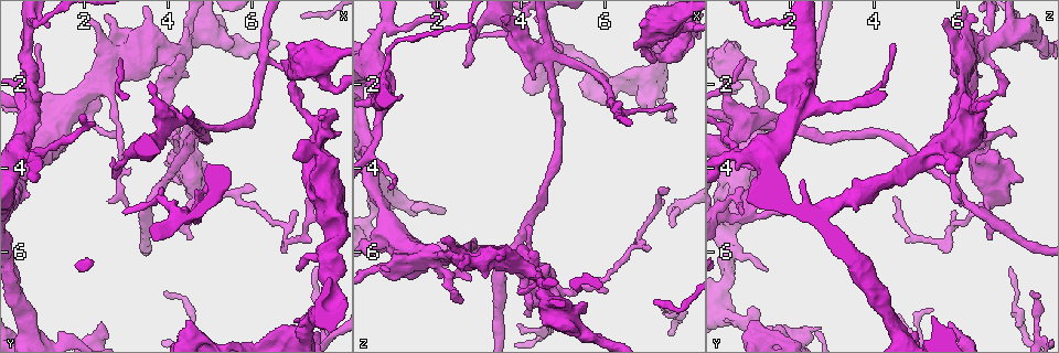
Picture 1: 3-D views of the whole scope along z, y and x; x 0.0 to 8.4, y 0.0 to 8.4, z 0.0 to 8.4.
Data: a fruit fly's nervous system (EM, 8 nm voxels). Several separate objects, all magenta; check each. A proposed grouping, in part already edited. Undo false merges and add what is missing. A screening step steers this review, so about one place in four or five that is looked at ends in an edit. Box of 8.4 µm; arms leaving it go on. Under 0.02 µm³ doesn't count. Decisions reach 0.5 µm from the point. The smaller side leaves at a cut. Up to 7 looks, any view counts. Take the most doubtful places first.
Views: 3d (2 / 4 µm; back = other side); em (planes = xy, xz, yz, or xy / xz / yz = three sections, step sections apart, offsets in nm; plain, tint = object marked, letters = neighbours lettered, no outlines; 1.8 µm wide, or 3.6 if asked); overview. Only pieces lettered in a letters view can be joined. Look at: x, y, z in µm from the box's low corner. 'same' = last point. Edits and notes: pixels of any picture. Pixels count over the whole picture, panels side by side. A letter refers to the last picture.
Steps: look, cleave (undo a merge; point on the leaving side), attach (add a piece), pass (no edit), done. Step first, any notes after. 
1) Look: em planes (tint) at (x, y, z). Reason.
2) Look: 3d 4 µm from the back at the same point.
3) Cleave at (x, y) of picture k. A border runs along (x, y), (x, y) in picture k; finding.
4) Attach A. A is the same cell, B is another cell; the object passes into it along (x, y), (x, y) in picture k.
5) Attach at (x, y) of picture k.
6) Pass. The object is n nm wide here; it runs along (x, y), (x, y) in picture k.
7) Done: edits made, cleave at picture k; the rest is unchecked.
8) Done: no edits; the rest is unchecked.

Look: em planes (letters) at (4.45, 2.90, 1.20). A fork.

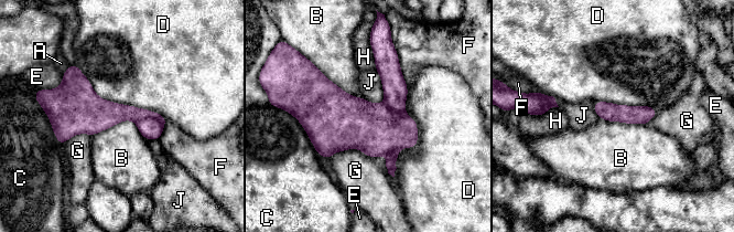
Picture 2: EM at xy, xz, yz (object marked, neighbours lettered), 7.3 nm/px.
Cleave at (151, 128) of picture 2. A, B, C, D, E, F, G, H and J are other cells; a border runs along (137, 122), (158, 118), (163, 124) in picture 2; a second neuron is stuck on.

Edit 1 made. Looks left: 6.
Look: overview. Redraw.

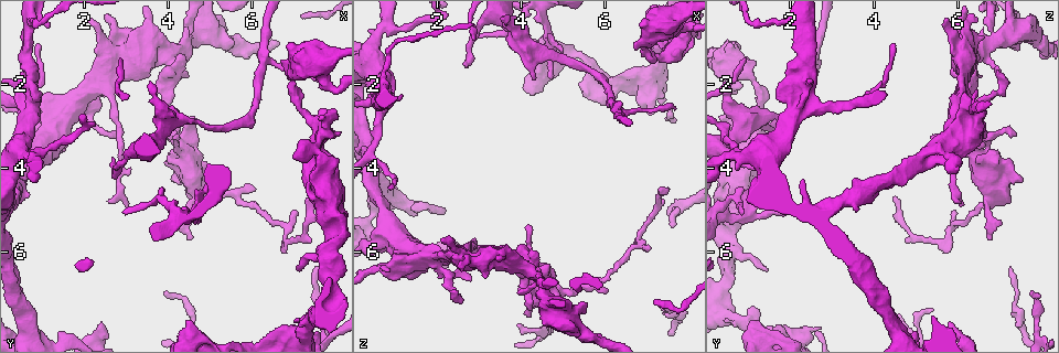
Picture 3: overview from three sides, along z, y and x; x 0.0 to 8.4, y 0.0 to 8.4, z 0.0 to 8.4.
Look: 3d 4 µm from the back at (2.45, 7.70, 5.90). An open end.

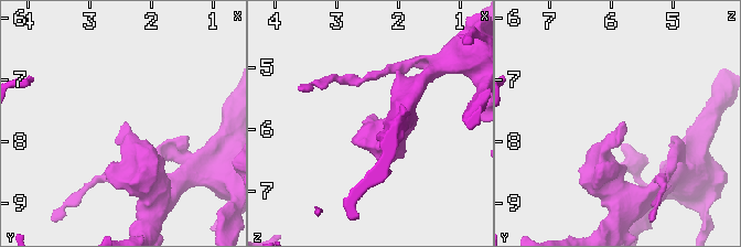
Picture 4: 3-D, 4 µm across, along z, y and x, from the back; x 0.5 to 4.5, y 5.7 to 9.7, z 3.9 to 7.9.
Look: em yz step 8 (letters) at (2.40, 7.70, 5.90).

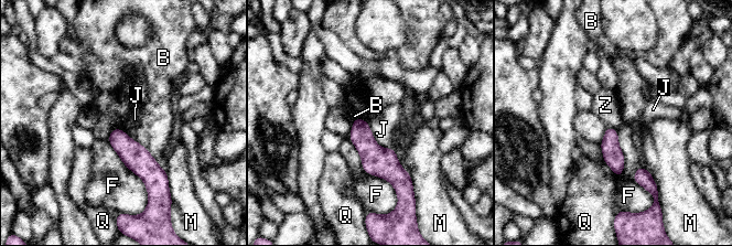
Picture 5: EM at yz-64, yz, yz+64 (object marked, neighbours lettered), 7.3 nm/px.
Pass. B, F, J, M, Q and Z are other cells; a border runs along (616, 131), (624, 159), (621, 177) in picture 5; none of them fits.

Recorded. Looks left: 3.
Look: em xz step 16 (tint) at (0.75, 2.55, 2.30). Branch point.

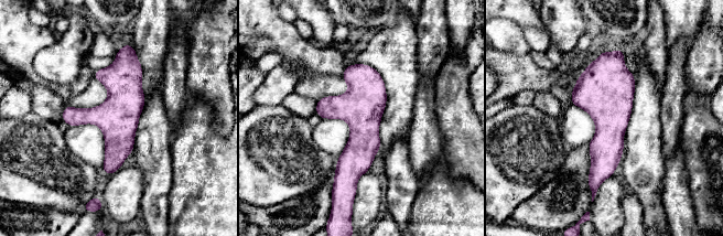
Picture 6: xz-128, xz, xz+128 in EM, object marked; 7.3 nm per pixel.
Look: em planes (letters) at the same point.

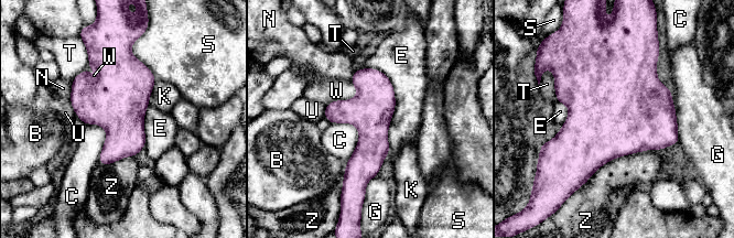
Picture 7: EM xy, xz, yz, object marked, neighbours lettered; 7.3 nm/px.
Pass. The object is 320 nm wide here; B, C, E, G, K, N, S, T, U, W and Z are other cells; a border runs along (330, 122), (358, 131), (345, 162) in picture 7; one neuron here.

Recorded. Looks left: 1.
Done: edits made, cleave at picture 2; the rest is unchecked.

